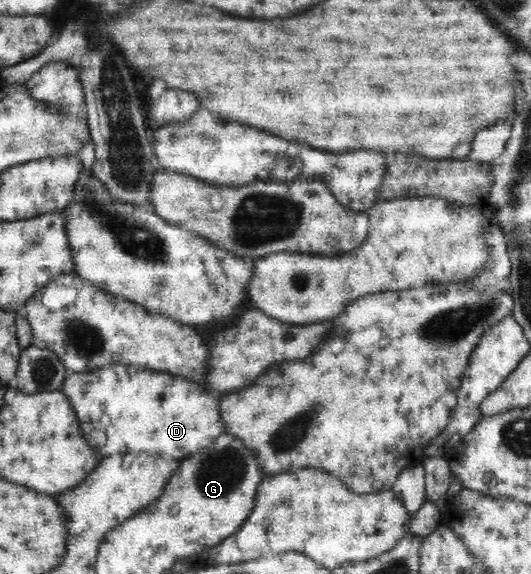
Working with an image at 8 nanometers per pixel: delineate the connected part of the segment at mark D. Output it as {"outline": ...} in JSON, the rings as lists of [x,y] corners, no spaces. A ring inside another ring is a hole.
{"outline":[[[113,362],[109,367],[67,375],[61,391],[72,403],[85,440],[101,457],[131,451],[157,453],[181,461],[213,445],[224,432],[219,399],[199,384],[168,372]]]}

